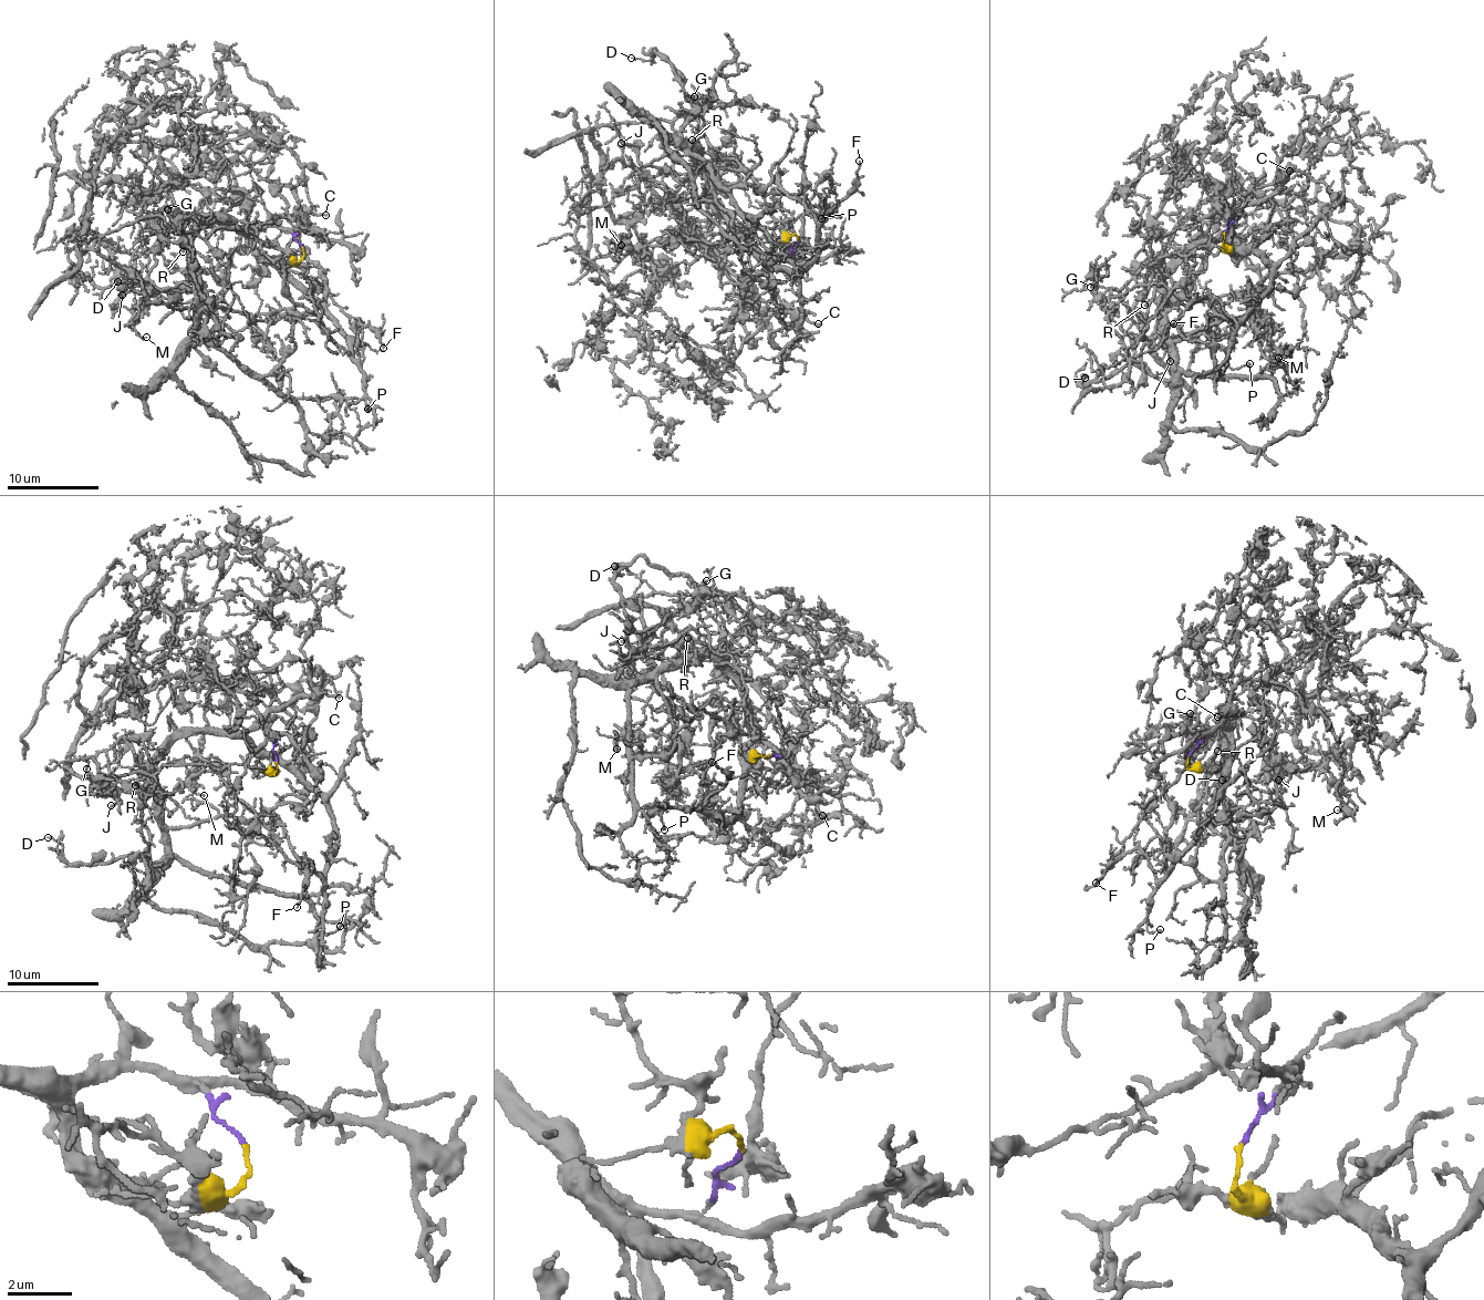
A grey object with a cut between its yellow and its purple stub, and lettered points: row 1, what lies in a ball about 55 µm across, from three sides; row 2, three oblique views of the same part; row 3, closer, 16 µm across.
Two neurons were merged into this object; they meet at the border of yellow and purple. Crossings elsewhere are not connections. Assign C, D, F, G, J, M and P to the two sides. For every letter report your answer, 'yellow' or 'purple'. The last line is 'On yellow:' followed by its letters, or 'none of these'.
C: purple
D: purple
F: purple
G: yellow
J: yellow
M: yellow
P: purple
On yellow: G, J, M

